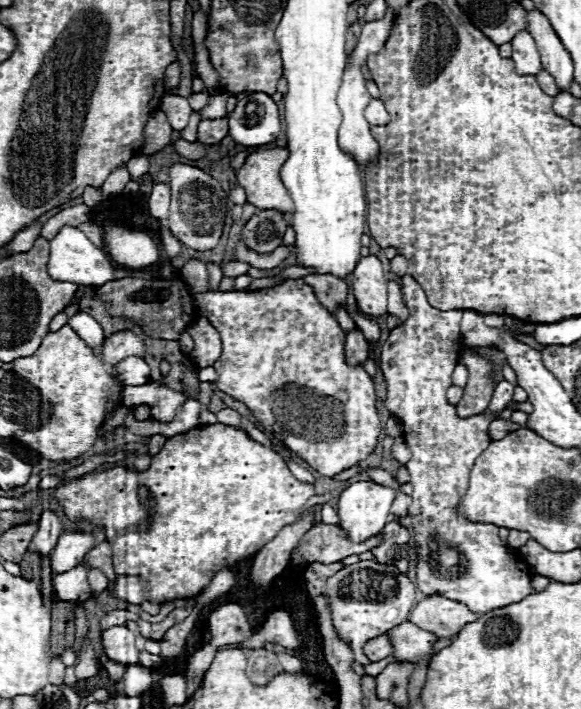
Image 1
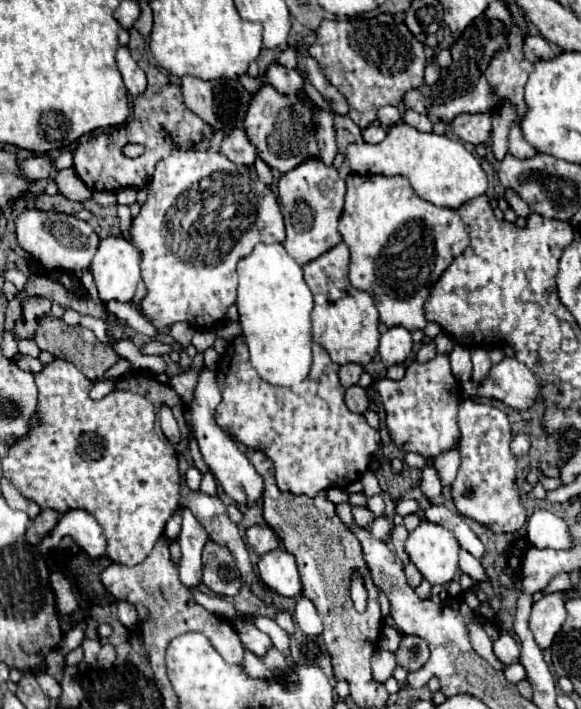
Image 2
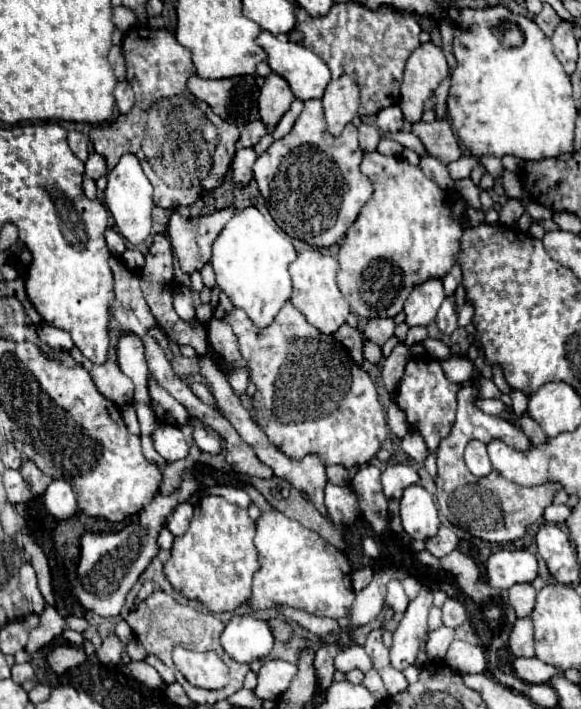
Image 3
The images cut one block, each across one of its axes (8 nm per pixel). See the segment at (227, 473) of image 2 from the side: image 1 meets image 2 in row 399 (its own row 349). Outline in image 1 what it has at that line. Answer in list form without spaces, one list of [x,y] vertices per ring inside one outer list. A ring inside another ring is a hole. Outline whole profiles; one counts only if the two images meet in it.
[[[200,316],[186,332],[194,340],[194,350],[190,352],[190,360],[198,368],[214,366],[214,362],[220,358],[220,336],[214,330],[214,326],[210,326],[210,322]]]

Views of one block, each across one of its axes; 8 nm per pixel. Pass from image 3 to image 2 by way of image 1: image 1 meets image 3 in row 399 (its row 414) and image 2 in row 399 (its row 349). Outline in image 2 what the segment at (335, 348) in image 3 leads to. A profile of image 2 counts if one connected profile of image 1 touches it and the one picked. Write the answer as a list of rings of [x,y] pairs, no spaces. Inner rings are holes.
[[[236,338],[228,344],[224,356],[220,358],[218,364],[218,386],[222,390],[222,402],[216,408],[216,422],[218,426],[230,434],[232,438],[236,438],[238,442],[242,442],[248,448],[254,450],[262,450],[272,462],[274,462],[274,470],[276,470],[276,484],[282,492],[290,492],[290,494],[304,494],[314,498],[318,492],[326,490],[328,486],[348,486],[356,480],[360,480],[360,476],[368,470],[368,464],[374,456],[374,452],[380,446],[380,434],[378,430],[370,428],[364,420],[364,416],[360,414],[352,414],[346,404],[344,404],[344,388],[338,382],[338,364],[330,360],[328,352],[314,344],[312,346],[314,352],[314,364],[312,370],[308,374],[308,378],[292,388],[280,388],[280,386],[272,386],[268,382],[264,382],[256,370],[252,368],[250,360],[248,360],[248,348],[244,338]]]

